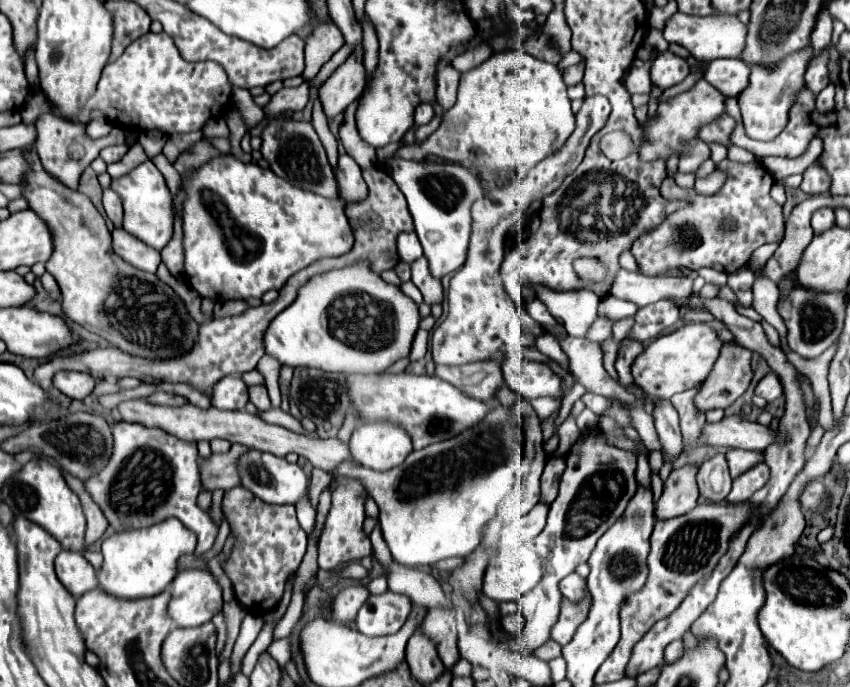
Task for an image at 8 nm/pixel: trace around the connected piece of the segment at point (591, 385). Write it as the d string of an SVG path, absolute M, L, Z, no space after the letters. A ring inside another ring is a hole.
M566 334L564 338L558 338L558 344L570 358L570 372L576 376L576 382L580 382L584 388L600 396L622 400L632 406L639 404L633 394L626 392L604 370L600 344L588 344L584 338L574 338L570 334Z

